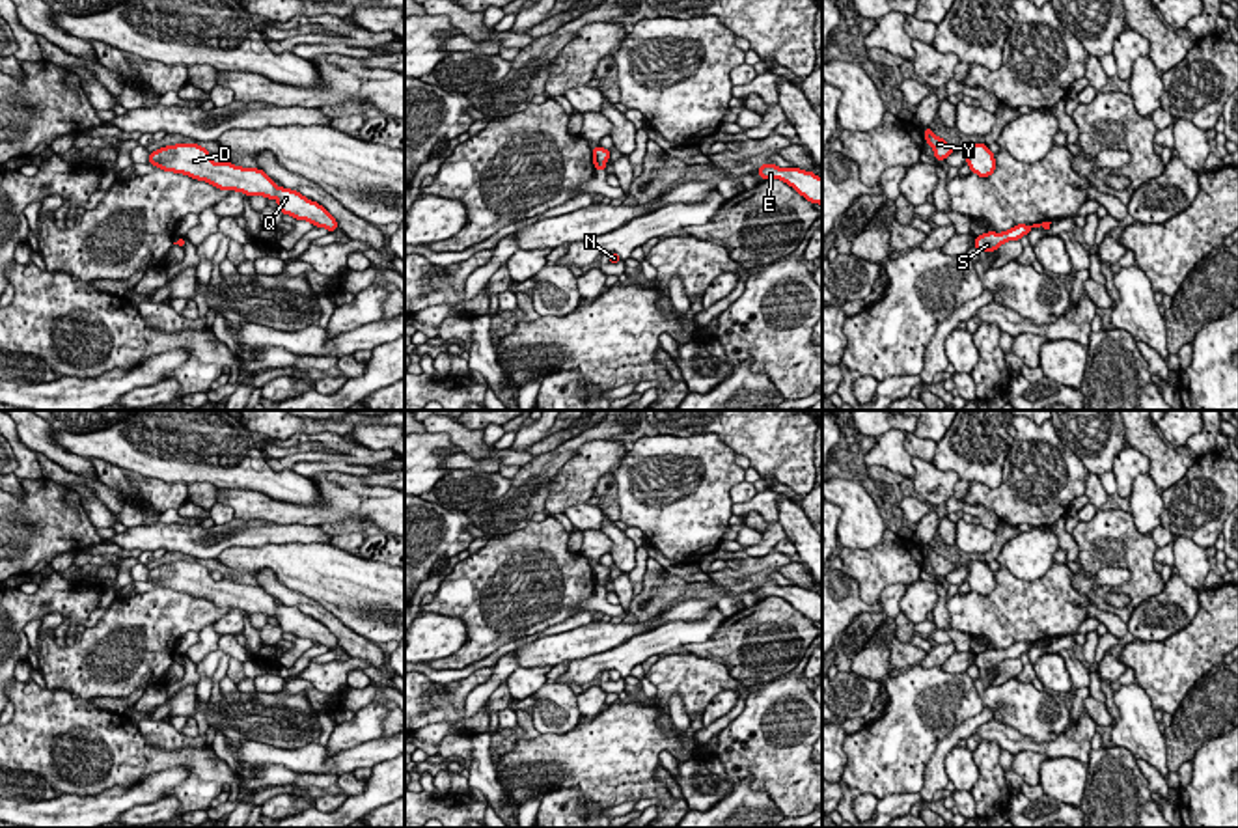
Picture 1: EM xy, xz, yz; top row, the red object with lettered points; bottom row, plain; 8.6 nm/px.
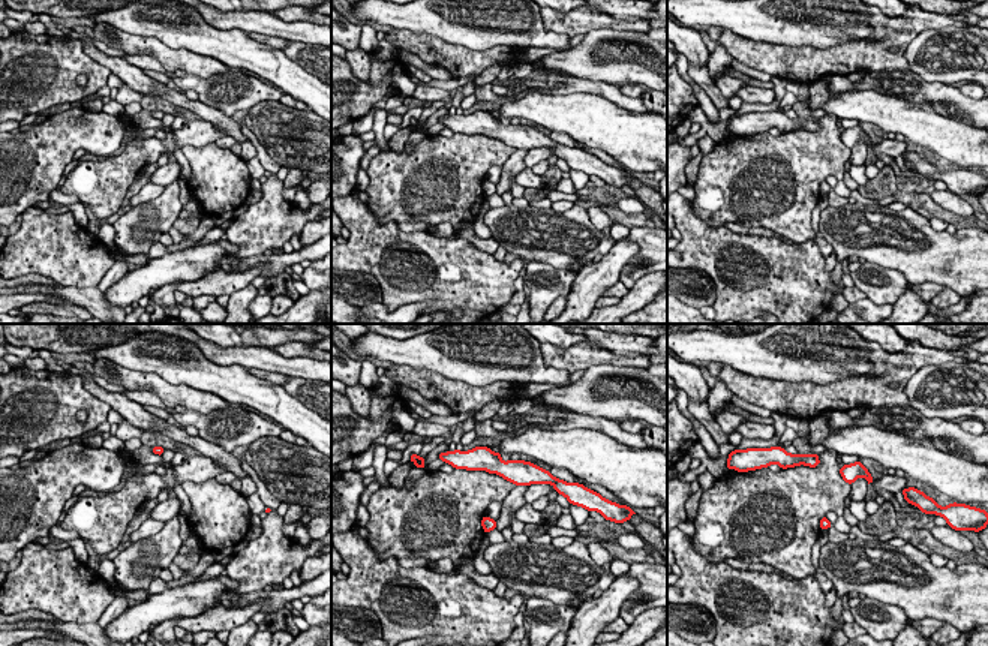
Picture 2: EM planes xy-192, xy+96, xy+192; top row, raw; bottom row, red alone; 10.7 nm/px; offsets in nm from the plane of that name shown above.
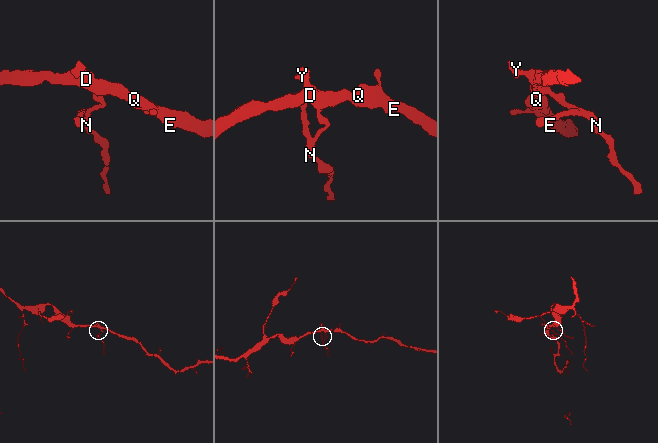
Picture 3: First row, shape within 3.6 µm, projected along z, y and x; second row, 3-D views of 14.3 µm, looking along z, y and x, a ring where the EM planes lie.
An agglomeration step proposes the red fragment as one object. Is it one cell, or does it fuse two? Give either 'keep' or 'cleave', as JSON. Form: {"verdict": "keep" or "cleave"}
{"verdict": "keep"}

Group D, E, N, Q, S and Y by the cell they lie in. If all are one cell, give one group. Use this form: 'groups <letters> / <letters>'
groups D E N Q S Y

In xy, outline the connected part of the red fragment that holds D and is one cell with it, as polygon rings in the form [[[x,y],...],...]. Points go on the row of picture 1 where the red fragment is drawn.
[[[194,144],[166,145],[149,153],[149,164],[162,172],[183,173],[198,181],[211,183],[220,190],[235,190],[246,196],[274,198],[283,214],[296,220],[326,228],[330,233],[339,228],[337,220],[317,201],[308,200],[296,190],[278,186],[263,170],[242,168],[231,162],[214,162],[209,151]]]

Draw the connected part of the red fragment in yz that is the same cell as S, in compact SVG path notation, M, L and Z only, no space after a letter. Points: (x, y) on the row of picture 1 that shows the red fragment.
M1040 222L1040 224L1033 224L1033 226L1018 224L1018 226L1011 228L1009 231L1001 231L1001 233L988 231L988 233L975 237L973 244L983 254L996 252L1003 242L1020 241L1033 228L1042 226L1044 229L1050 229L1050 224L1052 222Z

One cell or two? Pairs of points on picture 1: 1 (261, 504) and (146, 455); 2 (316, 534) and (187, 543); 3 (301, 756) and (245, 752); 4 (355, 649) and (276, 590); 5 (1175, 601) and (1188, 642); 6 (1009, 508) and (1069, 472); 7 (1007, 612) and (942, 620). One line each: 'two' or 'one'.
1: two
2: one
3: one
4: one
5: two
6: one
7: two

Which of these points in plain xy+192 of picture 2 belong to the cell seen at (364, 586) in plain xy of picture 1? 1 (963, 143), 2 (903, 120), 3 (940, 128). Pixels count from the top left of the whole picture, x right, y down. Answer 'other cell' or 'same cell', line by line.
1: same cell
2: same cell
3: same cell

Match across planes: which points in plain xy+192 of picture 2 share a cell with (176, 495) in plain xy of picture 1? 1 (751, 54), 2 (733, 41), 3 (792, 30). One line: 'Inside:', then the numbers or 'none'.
Inside: 1, 2

